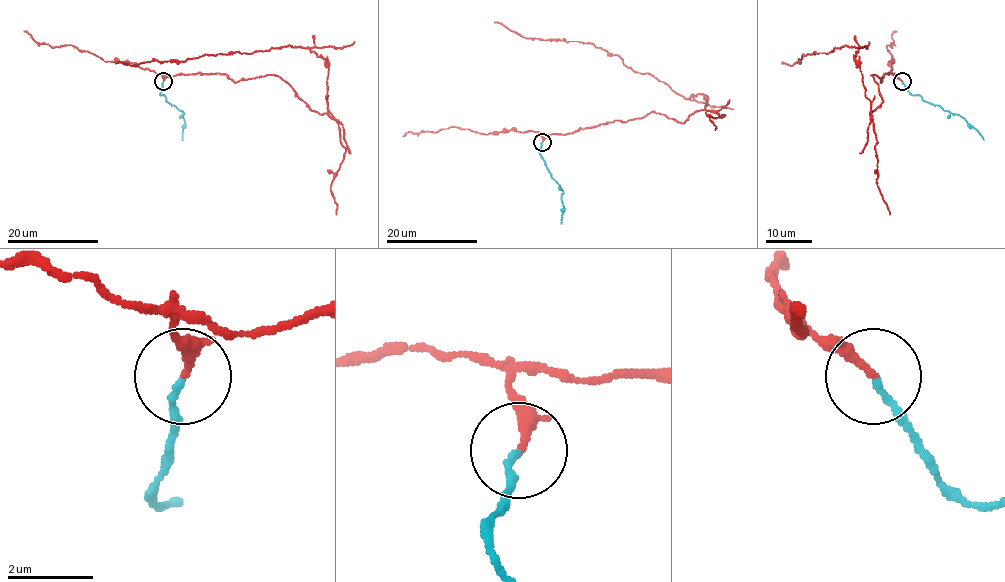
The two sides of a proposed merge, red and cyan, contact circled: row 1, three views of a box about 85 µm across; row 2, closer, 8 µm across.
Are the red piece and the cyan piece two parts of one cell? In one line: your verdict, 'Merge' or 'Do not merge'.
Do not merge

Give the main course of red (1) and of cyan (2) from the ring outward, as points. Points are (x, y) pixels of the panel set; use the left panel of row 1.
1: (163, 81), (278, 75), (312, 110), (327, 112), (328, 62), (305, 49), (115, 64)
2: (163, 81), (160, 94), (184, 113), (182, 140)

